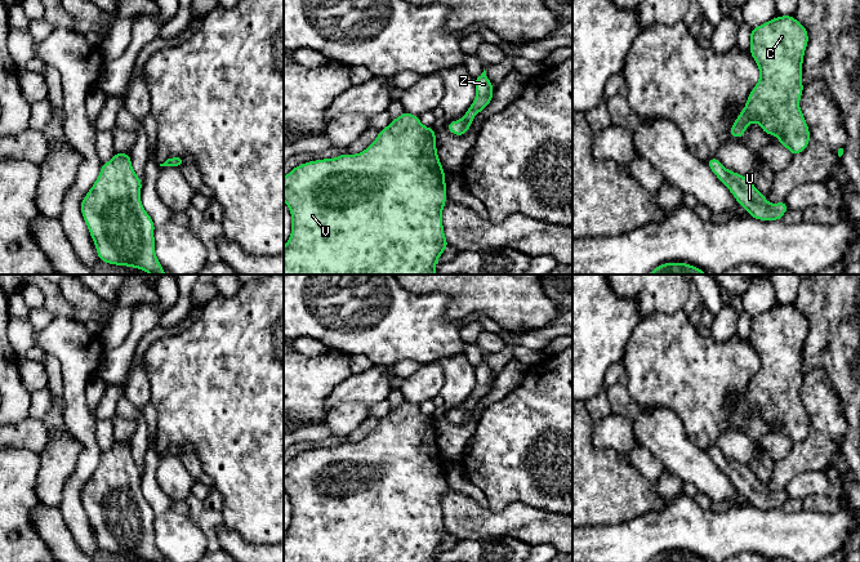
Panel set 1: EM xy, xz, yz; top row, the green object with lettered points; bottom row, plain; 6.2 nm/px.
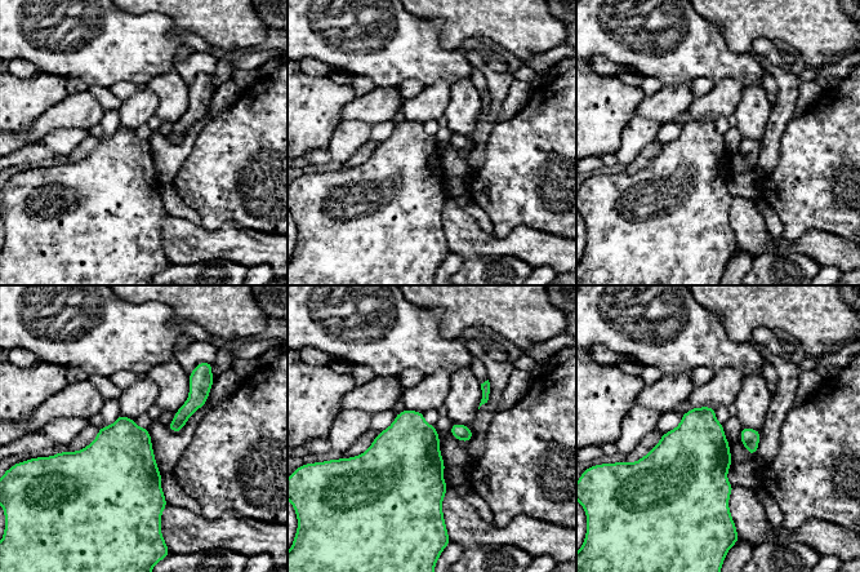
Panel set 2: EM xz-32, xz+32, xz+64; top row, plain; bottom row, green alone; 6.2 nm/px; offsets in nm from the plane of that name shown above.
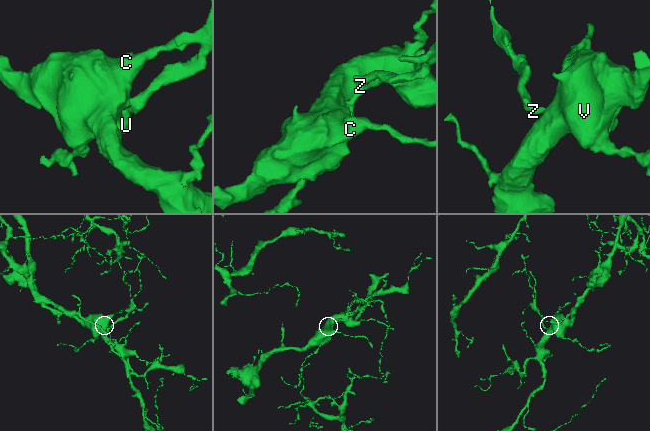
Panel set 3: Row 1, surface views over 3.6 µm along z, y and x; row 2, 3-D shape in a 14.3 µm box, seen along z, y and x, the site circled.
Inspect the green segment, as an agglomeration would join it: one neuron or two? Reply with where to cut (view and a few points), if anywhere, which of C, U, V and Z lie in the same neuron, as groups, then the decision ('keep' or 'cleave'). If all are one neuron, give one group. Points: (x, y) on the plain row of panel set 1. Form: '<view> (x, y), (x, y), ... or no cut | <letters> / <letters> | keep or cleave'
no cut | C U V Z | keep

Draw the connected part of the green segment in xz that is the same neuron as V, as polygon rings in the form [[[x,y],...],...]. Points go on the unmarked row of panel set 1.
[[[402,401],[362,441],[308,450],[284,467],[284,490],[293,510],[284,535],[284,562],[436,562],[436,552],[449,535],[442,513],[446,487],[435,418]]]

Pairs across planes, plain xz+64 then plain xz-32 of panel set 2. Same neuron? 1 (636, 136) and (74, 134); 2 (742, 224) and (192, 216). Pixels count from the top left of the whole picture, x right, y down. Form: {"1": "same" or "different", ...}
{"1": "same", "2": "different"}

